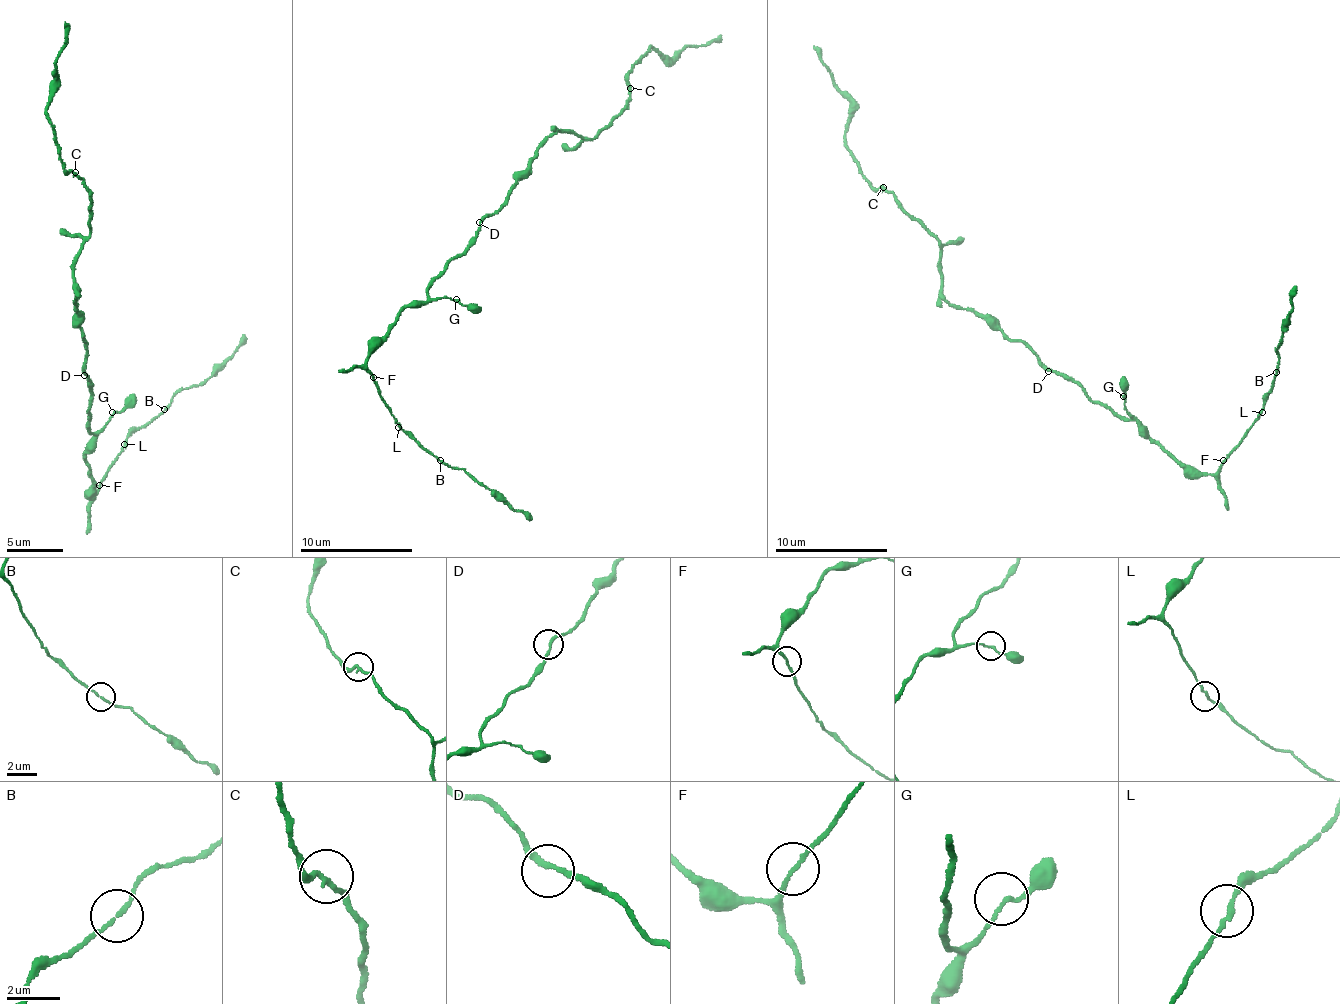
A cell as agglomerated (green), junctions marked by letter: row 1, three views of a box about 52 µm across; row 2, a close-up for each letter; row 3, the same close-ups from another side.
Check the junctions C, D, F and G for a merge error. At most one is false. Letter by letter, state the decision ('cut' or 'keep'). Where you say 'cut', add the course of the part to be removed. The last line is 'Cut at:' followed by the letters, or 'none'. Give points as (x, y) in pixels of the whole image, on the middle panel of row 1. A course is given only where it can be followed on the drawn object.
C: keep
D: keep
F: keep
G: keep
Cut at: none

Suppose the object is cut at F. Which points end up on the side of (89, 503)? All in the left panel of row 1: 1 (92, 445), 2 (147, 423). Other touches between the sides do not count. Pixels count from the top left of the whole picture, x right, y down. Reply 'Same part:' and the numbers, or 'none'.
Same part: 1

